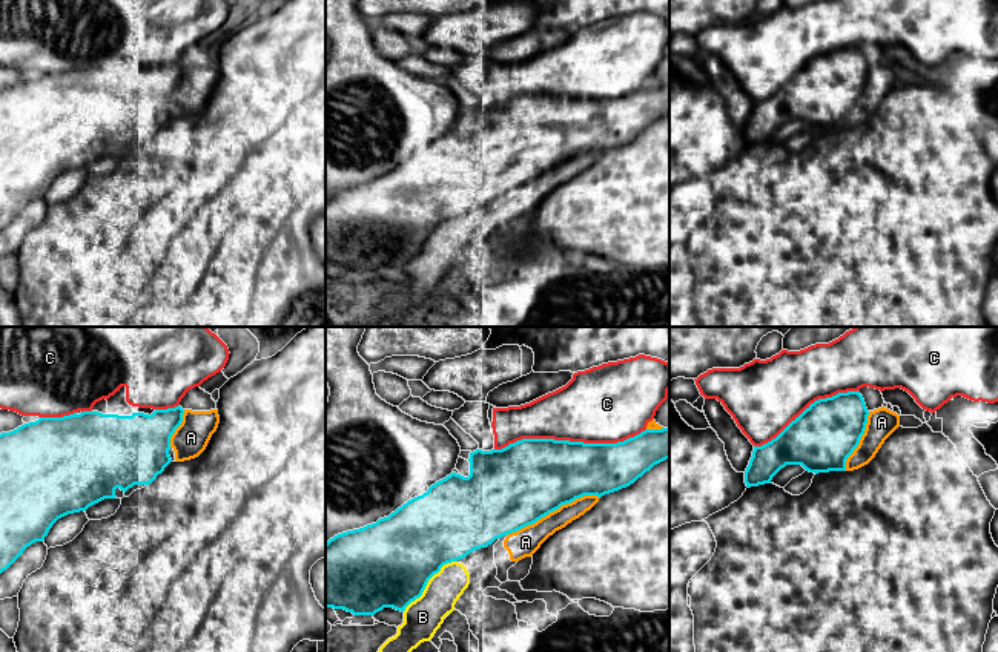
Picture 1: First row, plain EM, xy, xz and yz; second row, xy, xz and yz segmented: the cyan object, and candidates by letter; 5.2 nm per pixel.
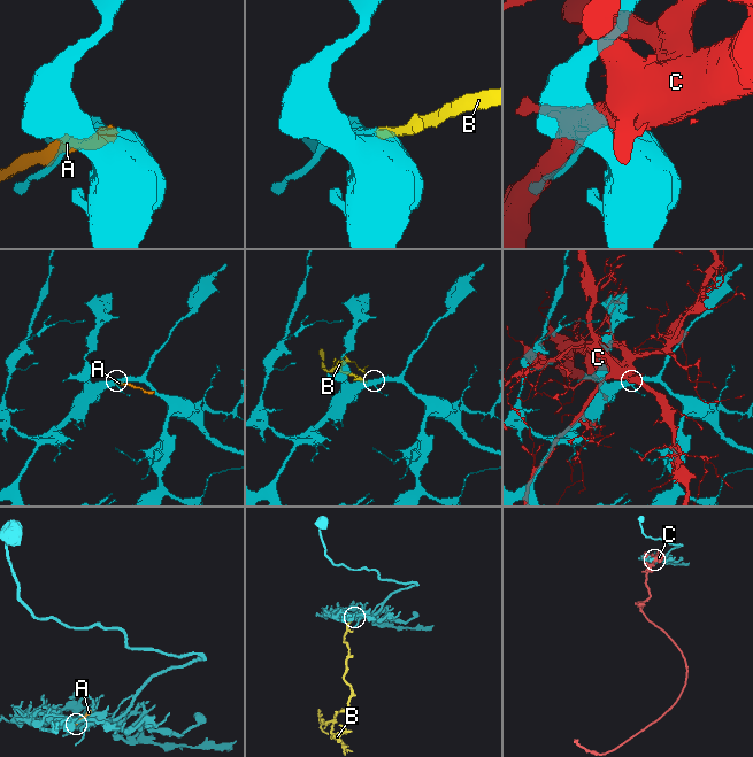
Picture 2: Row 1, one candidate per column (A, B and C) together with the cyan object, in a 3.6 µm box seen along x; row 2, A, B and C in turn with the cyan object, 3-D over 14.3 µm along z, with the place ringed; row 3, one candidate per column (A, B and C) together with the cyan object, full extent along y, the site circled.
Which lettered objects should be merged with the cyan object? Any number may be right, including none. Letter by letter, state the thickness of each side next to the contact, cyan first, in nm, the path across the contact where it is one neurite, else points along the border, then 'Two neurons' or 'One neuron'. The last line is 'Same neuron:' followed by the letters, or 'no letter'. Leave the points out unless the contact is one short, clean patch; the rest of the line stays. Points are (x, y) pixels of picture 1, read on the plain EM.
A: Thickness 420 nm (cyan) against 150 nm. Two neurons
B: Thickness 460 nm (cyan) against 200 nm. Boundary: xz (456, 217), (447, 218), (429, 237), (424, 247), (403, 267). Two neurons
C: Thickness 400 nm (cyan) against 400 nm. Two neurons
Same neuron: no letter

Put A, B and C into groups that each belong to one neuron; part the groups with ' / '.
A B / C

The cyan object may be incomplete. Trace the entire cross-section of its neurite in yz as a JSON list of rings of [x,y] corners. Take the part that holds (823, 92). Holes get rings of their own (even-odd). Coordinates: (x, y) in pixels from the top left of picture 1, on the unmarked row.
[[[860,48],[838,49],[818,55],[795,74],[775,95],[754,103],[745,127],[748,144],[771,140],[772,133],[786,121],[801,121],[809,129],[846,127],[846,117],[858,103],[864,91],[869,68]]]

